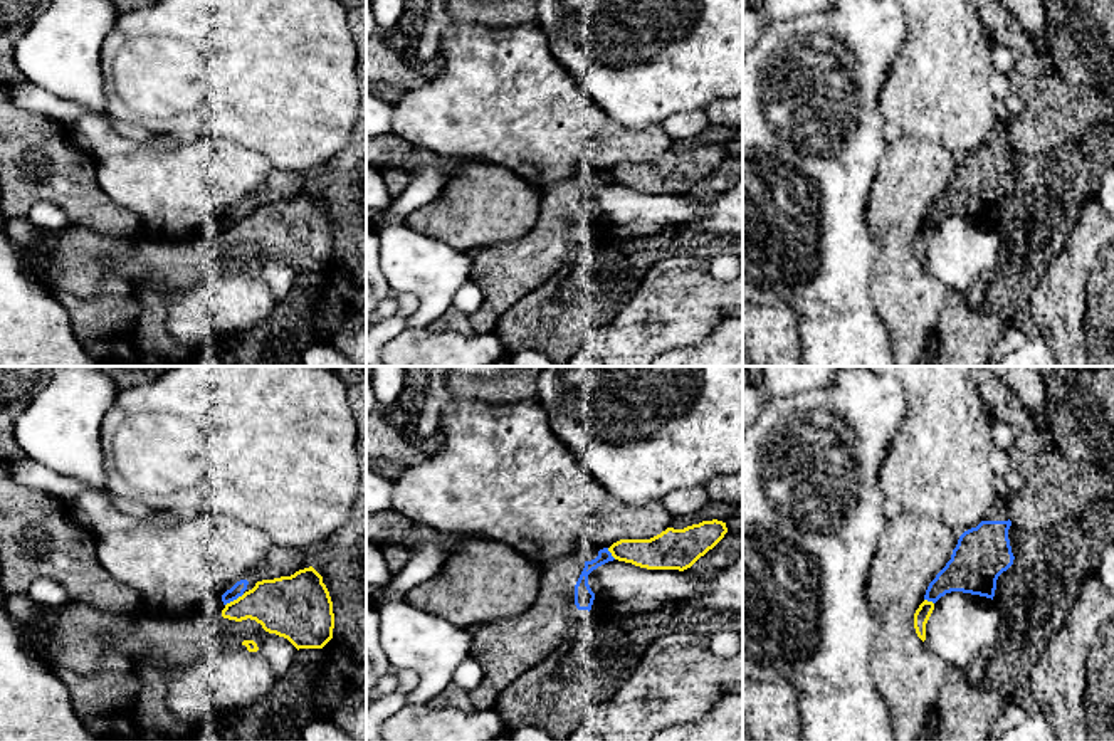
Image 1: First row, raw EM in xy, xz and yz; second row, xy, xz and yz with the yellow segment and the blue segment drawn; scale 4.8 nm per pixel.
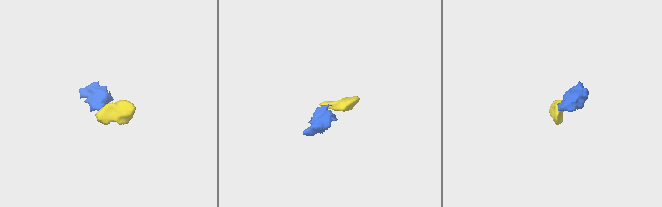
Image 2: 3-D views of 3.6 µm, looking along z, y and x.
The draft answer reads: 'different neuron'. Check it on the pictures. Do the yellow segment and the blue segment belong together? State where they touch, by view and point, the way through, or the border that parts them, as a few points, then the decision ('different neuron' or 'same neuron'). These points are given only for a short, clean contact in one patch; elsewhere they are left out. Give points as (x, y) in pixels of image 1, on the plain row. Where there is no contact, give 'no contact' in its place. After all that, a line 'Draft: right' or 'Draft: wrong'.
contact xy (234, 224); different neuron
Draft: right

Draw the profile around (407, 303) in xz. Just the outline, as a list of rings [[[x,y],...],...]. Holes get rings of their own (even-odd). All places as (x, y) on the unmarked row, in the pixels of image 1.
[[[391,292],[398,304],[398,316],[410,318],[418,309],[418,297],[410,292]]]

